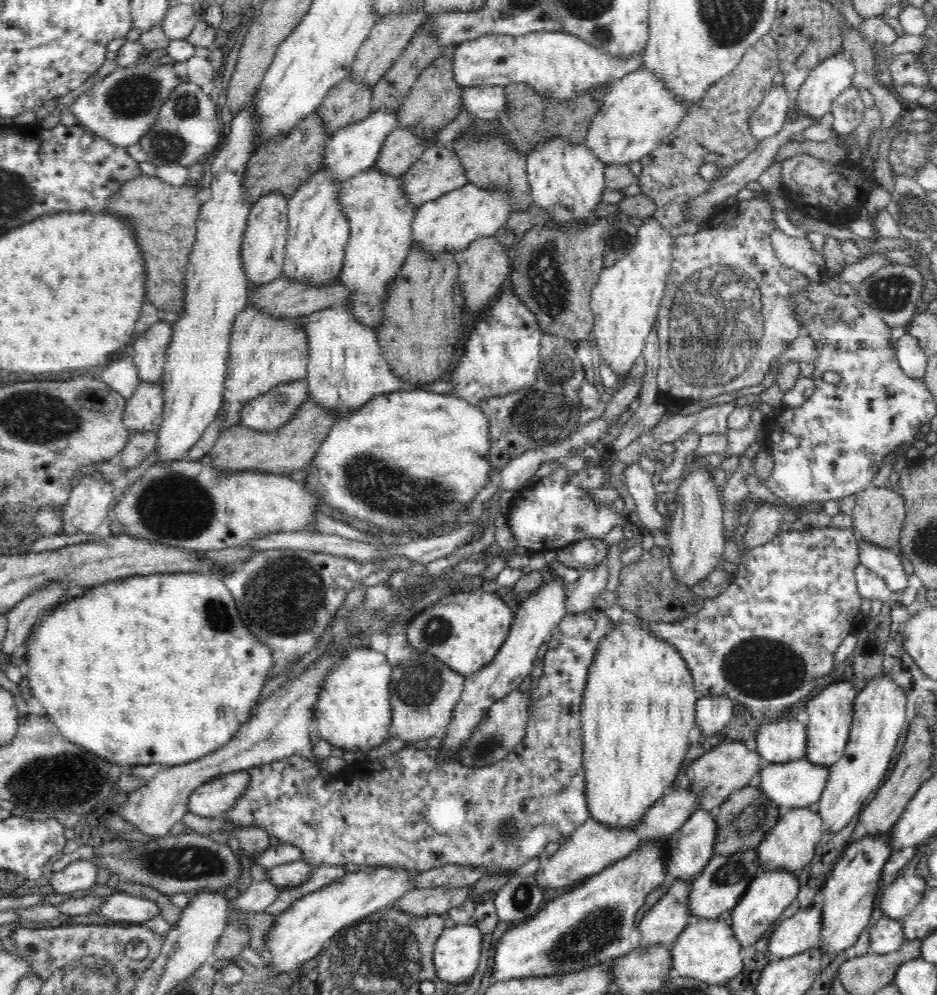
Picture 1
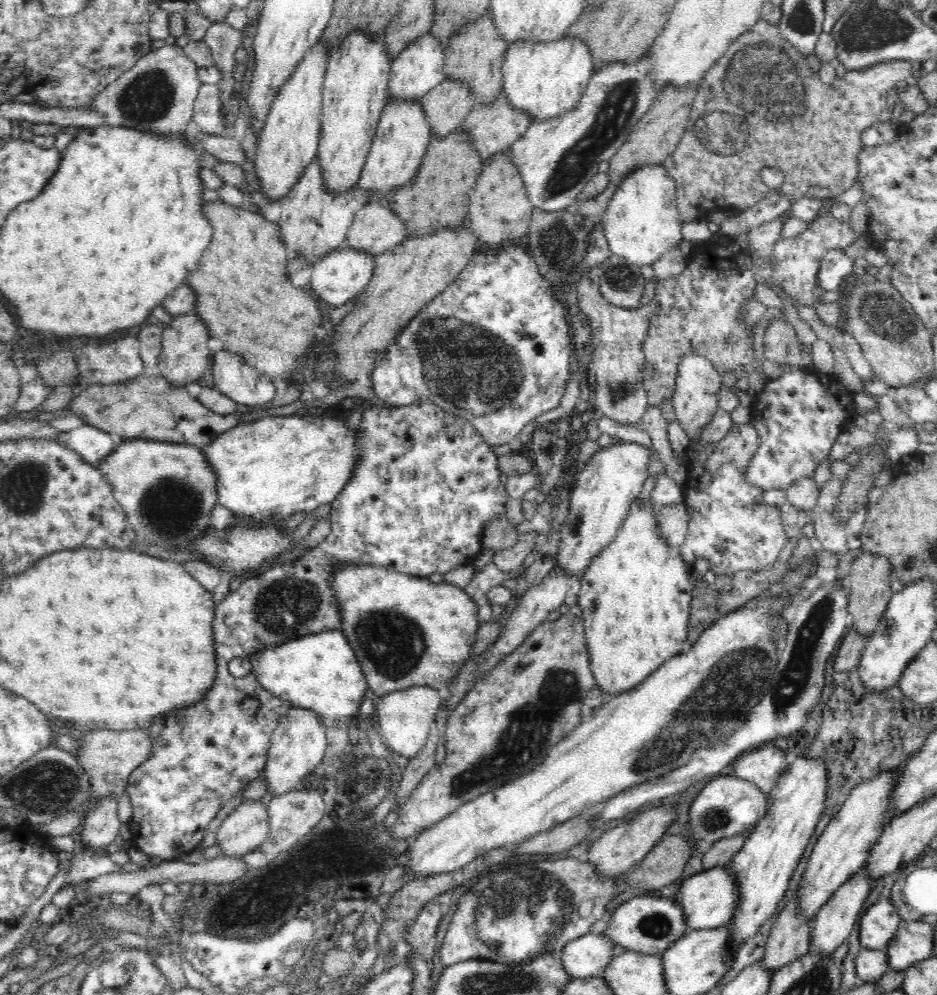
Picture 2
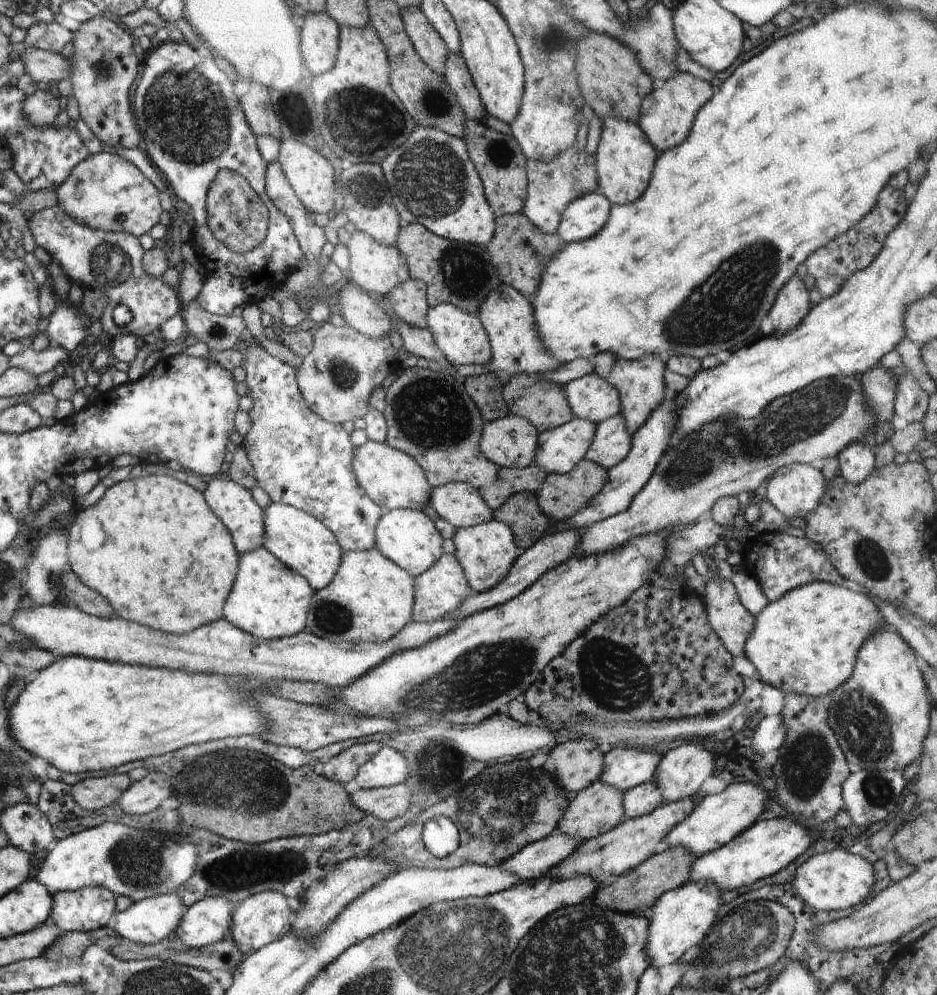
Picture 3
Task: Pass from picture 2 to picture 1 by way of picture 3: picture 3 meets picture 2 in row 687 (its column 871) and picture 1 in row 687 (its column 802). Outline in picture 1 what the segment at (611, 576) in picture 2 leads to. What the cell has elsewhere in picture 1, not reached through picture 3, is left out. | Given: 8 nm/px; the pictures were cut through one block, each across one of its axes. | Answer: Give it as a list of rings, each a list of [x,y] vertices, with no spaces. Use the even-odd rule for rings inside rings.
[[[626,613],[600,640],[588,669],[581,704],[586,802],[592,820],[617,830],[640,824],[646,809],[670,789],[691,748],[688,735],[695,724],[695,685],[684,657],[672,644],[648,631],[644,624],[646,621]]]

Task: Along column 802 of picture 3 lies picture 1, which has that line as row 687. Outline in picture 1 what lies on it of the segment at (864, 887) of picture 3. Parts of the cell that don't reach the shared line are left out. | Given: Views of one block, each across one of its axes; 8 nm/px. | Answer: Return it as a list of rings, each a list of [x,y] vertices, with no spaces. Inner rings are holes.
[[[876,675],[868,680],[868,684],[864,688],[859,690],[858,696],[854,700],[853,722],[844,754],[836,764],[830,767],[824,790],[817,800],[824,832],[834,832],[836,834],[836,832],[844,830],[848,822],[855,821],[856,816],[862,810],[862,806],[866,804],[868,796],[880,788],[892,767],[891,763],[894,750],[896,750],[896,742],[898,742],[906,722],[906,694],[904,689],[899,688],[899,685],[892,682],[888,676]]]

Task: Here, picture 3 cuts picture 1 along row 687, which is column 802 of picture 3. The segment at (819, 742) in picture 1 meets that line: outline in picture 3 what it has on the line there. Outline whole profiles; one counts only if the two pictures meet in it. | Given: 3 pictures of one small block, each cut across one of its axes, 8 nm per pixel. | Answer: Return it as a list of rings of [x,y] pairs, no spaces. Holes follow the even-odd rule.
[[[785,818],[757,821],[751,828],[738,834],[716,851],[696,857],[689,869],[689,881],[694,883],[708,882],[720,889],[732,891],[750,886],[756,881],[768,878],[788,867],[811,846],[812,838],[802,825]]]

